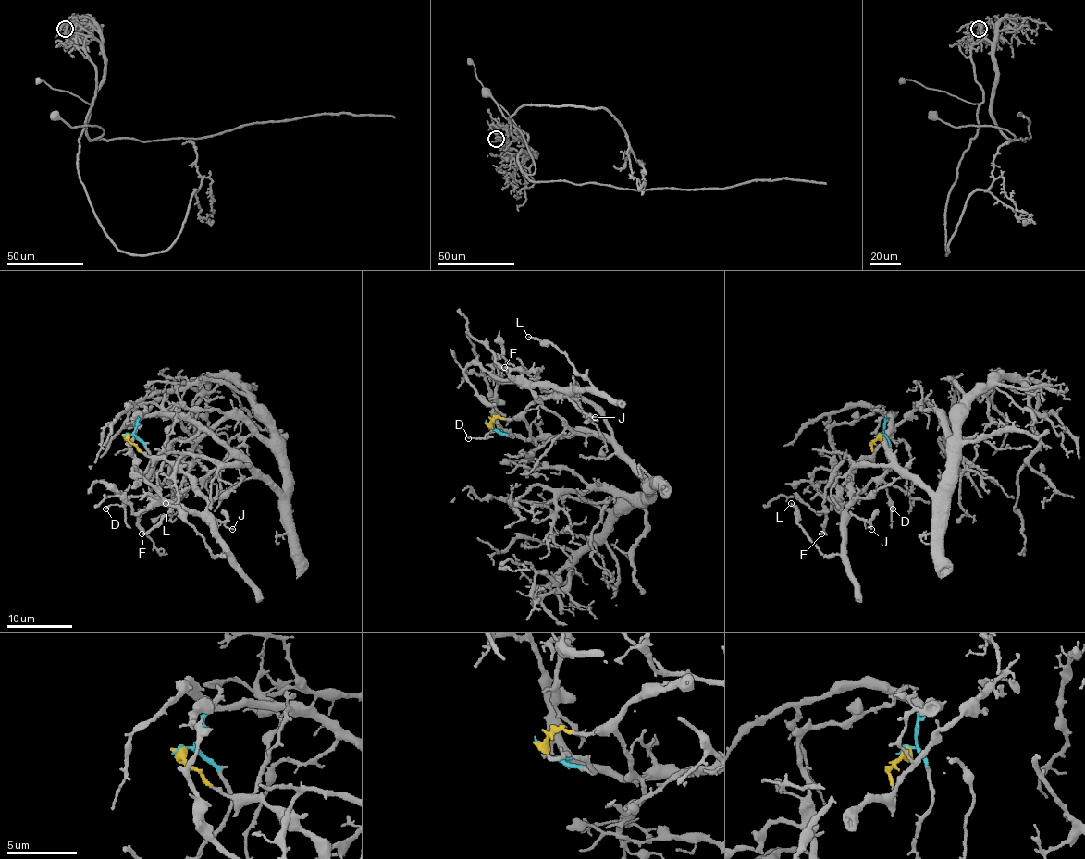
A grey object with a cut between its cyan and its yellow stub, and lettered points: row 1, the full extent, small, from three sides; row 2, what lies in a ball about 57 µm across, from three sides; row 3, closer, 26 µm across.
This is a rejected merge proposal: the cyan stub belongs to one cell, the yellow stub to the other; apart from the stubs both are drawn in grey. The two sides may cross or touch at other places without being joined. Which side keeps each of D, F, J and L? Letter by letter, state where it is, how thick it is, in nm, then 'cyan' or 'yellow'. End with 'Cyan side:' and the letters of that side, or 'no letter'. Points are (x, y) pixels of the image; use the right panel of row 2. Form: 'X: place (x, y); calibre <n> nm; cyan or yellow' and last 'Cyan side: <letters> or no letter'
D: place (893, 509); calibre 110 nm; cyan
F: place (821, 533); calibre 110 nm; cyan
J: place (871, 529); calibre 120 nm; yellow
L: place (791, 503); calibre 110 nm; yellow
Cyan side: D, F

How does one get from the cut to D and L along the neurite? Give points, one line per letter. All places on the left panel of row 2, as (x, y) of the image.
D: (127, 433), (141, 443), (150, 456), (150, 464), (125, 494), (123, 502), (105, 509)
L: (127, 433), (187, 477), (228, 554), (214, 556), (166, 503)

